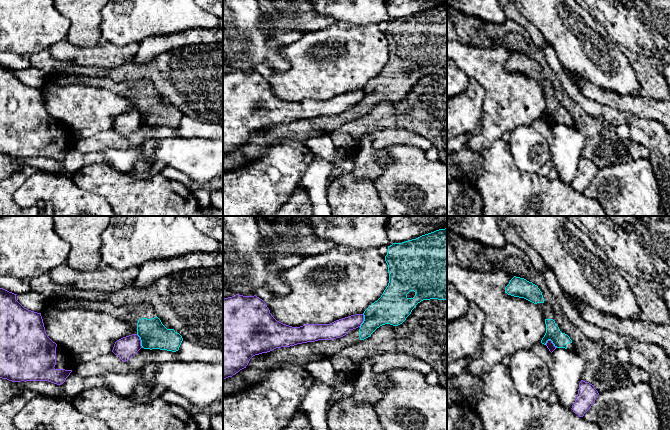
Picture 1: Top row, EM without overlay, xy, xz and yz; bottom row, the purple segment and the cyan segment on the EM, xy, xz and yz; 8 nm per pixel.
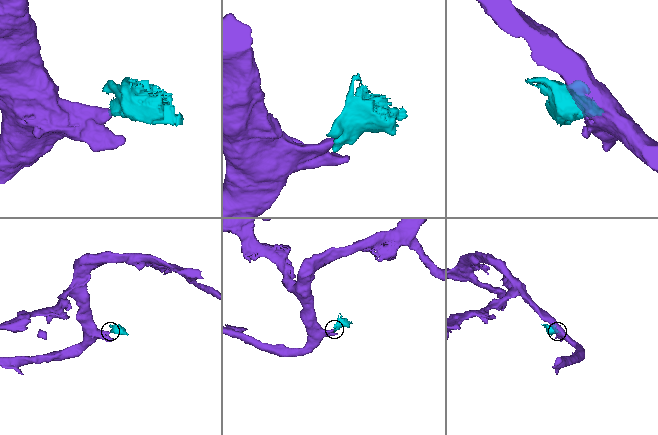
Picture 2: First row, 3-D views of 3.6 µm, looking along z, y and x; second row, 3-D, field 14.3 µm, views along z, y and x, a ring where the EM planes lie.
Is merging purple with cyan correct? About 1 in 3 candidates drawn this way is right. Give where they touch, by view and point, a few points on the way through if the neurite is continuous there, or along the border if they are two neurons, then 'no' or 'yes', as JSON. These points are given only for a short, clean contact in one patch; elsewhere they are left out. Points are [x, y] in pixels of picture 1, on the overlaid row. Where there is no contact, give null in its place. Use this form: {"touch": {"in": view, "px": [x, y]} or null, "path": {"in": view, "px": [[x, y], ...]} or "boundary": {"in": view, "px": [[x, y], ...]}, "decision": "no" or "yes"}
{"touch": {"in": "yz", "px": [551, 342]}, "boundary": {"in": "yz", "px": [[545, 343], [550, 340], [557, 347]]}, "decision": "no"}

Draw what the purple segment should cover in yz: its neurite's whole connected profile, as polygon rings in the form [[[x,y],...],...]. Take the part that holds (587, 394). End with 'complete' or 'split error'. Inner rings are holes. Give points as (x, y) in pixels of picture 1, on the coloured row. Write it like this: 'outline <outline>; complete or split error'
outline [[[583,380],[579,383],[578,394],[575,402],[572,405],[572,410],[579,417],[583,417],[584,414],[591,408],[595,403],[599,393],[595,389],[594,385]]]; complete

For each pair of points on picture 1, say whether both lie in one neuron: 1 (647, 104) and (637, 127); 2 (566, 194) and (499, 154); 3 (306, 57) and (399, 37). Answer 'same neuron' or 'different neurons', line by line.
1: different neurons
2: same neuron
3: different neurons

